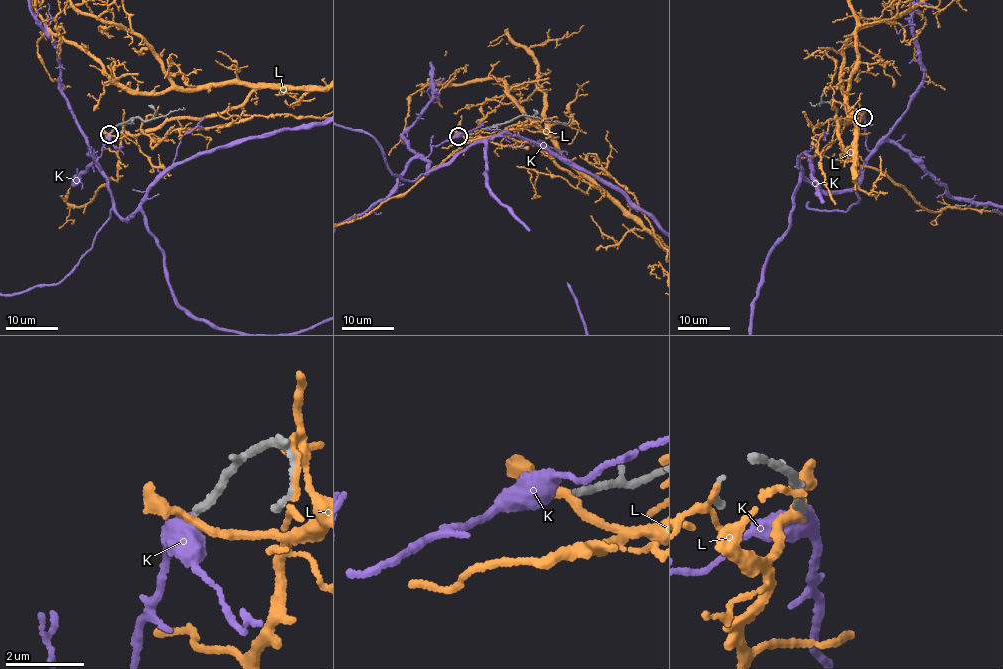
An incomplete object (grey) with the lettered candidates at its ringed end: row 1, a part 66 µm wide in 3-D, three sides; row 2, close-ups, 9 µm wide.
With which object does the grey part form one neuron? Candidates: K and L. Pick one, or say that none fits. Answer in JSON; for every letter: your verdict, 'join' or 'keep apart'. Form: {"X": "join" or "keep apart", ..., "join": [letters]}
{"K": "join", "L": "keep apart", "join": ["K"]}

